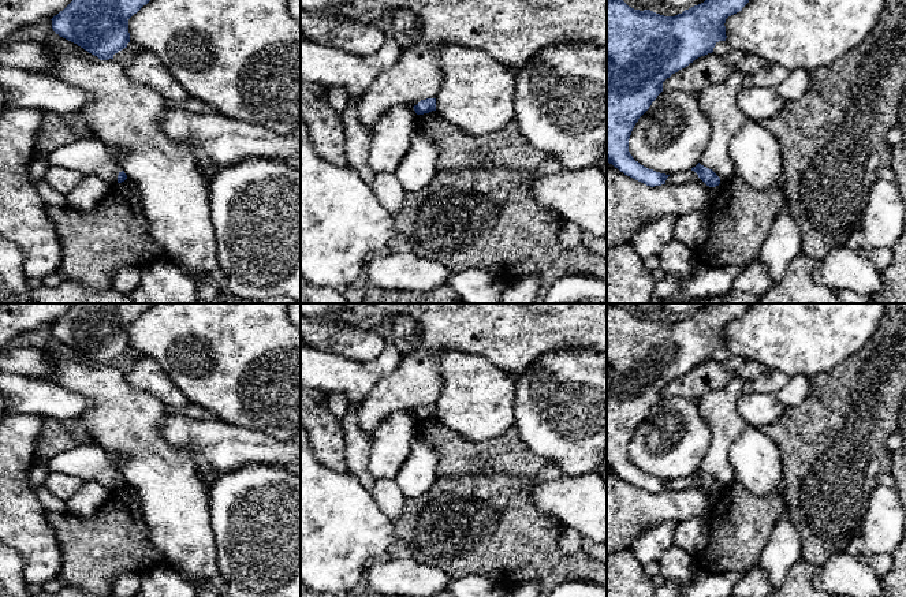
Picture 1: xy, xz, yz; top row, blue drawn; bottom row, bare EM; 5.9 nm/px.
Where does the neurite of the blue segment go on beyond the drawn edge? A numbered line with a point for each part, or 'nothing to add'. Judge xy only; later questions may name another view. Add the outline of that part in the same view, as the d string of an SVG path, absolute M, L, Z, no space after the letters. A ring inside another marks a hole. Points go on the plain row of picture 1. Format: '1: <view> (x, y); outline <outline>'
nothing to add

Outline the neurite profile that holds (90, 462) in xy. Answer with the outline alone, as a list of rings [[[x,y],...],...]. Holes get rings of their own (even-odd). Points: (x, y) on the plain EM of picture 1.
[[[100,444],[77,445],[48,460],[49,473],[70,474],[82,481],[96,481],[111,492],[123,477],[122,462],[113,459]]]

